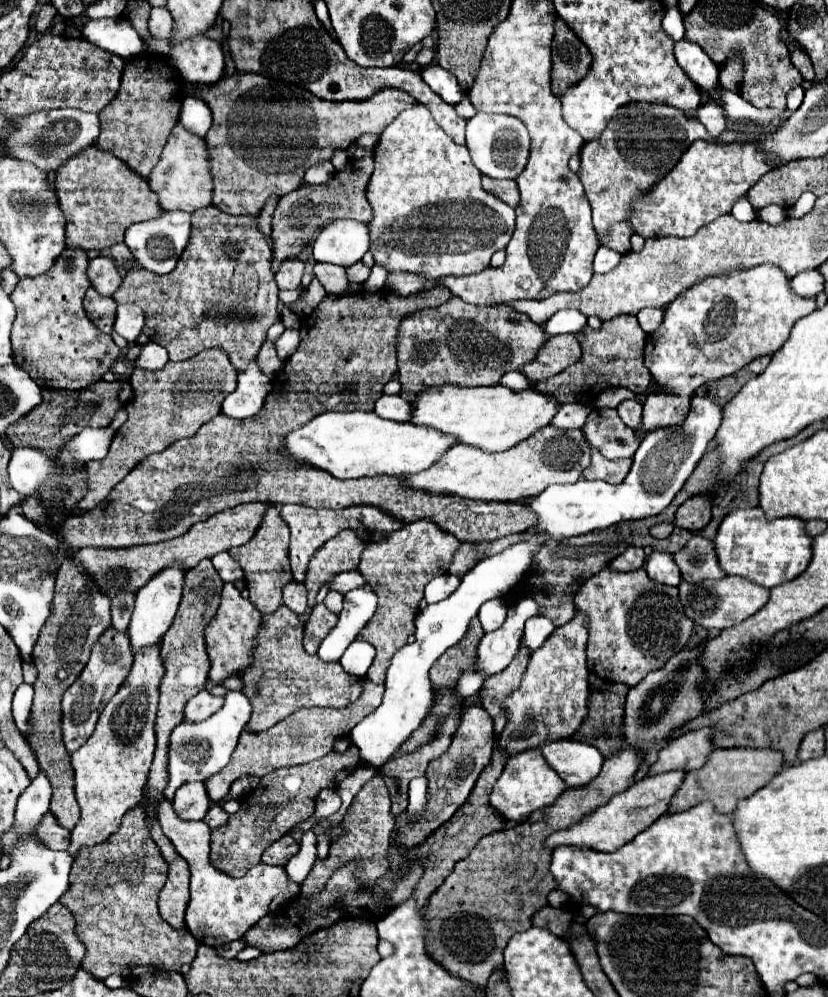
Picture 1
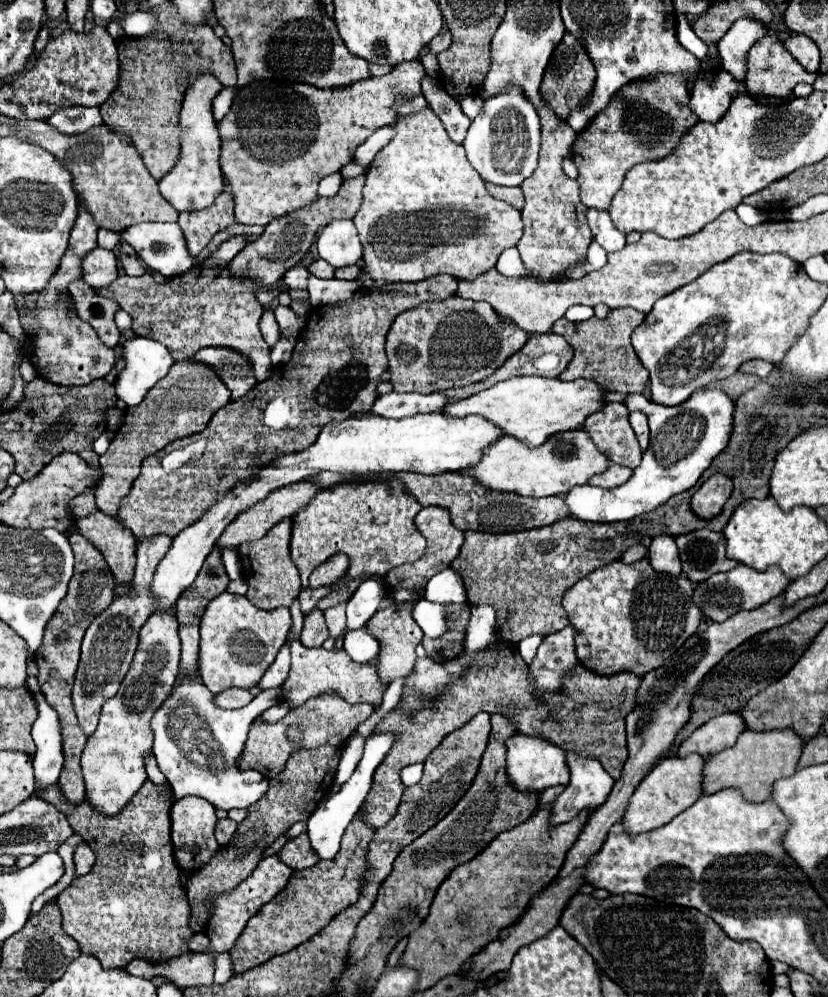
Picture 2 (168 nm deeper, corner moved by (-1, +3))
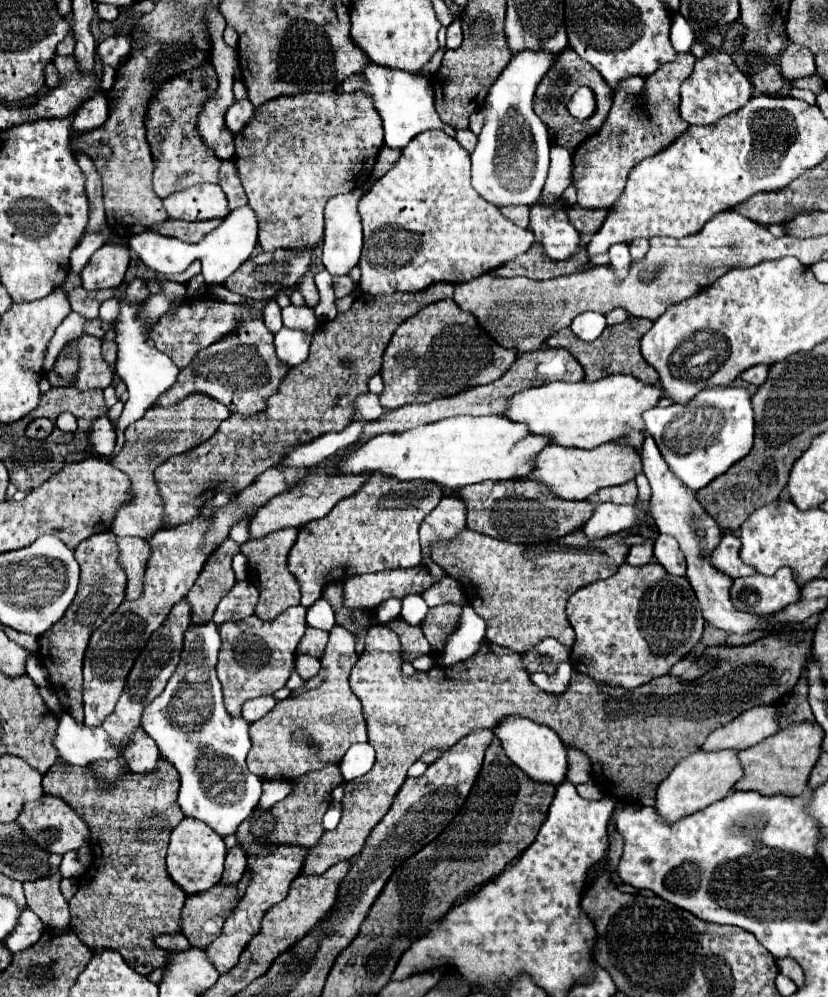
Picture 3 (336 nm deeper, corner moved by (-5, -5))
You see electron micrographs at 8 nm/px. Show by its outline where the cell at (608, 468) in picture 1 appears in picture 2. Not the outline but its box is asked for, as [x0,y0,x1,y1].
[588,463,632,487]

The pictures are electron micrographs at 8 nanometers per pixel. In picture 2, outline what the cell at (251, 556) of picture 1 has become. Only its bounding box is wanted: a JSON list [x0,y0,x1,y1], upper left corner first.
[238,519,300,609]

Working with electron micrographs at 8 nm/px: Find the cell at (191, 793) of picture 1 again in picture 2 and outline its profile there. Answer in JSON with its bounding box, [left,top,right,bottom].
[170,797,218,873]

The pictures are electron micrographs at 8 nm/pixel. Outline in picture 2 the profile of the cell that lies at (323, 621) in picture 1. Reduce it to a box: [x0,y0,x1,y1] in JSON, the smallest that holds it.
[300,609,328,647]

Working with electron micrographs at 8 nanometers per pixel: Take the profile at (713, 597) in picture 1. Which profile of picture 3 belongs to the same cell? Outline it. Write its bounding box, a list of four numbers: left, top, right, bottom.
[730,567,800,615]

